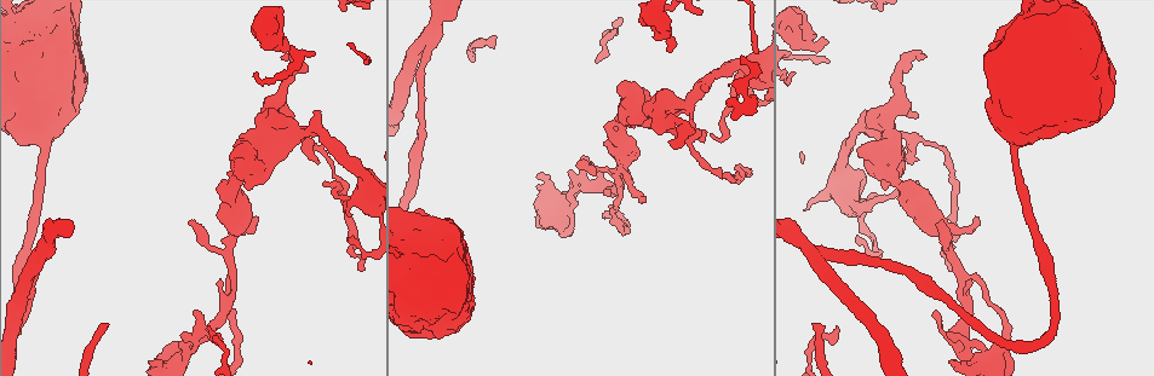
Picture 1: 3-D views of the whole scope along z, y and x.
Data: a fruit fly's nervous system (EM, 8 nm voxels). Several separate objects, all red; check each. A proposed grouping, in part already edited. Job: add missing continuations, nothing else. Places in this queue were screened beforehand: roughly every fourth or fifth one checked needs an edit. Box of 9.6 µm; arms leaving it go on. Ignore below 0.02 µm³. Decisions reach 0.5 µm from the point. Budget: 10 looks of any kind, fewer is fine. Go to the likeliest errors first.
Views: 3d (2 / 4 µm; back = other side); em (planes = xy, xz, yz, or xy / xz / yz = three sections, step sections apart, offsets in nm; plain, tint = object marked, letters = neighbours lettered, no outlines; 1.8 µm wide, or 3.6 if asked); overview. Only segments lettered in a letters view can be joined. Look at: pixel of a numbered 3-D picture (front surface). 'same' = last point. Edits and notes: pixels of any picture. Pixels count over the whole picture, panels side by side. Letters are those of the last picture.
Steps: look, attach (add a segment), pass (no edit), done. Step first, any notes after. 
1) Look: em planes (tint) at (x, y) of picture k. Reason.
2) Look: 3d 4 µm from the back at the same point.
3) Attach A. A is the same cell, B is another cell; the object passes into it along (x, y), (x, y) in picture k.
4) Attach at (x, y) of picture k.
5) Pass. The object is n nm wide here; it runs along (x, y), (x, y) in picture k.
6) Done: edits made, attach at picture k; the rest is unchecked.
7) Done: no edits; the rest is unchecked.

Look: em planes (tint) at (37, 258) of picture 1. Arms part here.

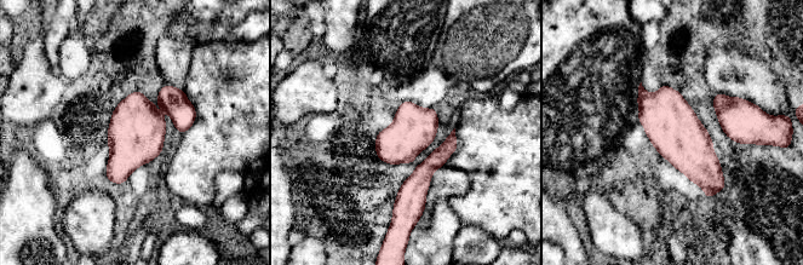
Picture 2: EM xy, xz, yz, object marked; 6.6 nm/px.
Look: em planes (letters) at the same point. What lies round it.

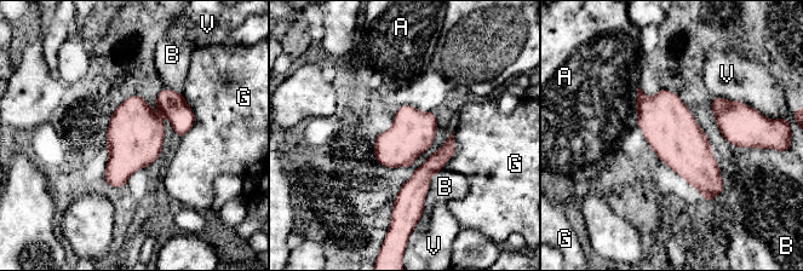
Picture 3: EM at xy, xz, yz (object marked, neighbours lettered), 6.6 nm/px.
Pass. A, B, G and V are other cells; a border runs along (182, 93), (194, 125), (181, 137) in picture 3; no lettered segment goes on from it.

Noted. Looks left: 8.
Look: 3d 4 µm at (884, 112) of picture 1.

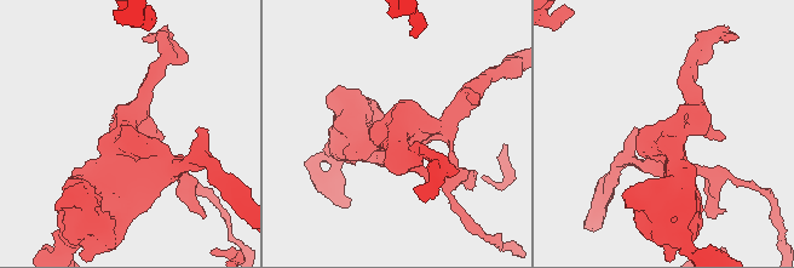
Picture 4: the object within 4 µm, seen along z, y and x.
Look: em 3.6 µm planes (tint) at (130, 130) of picture 4.

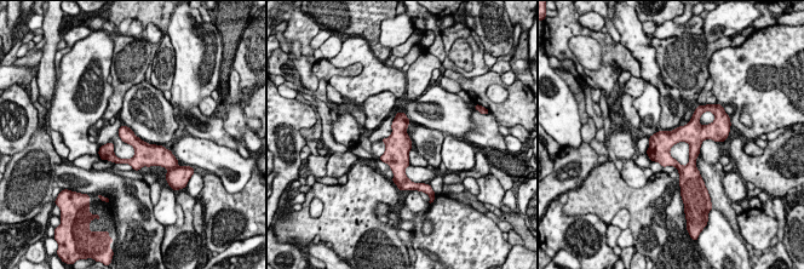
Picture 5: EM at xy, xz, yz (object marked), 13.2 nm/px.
Look: em 3.6 µm planes (letters) at the same point.

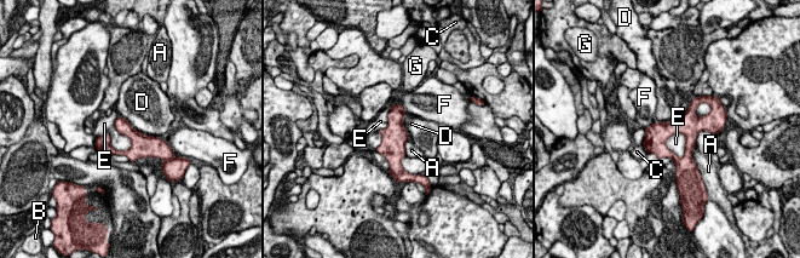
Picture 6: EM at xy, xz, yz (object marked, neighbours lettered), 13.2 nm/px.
Pass. The longest contact is with D, 600 nm; A, B, C, D, E, F and G are other cells; a border runs along (120, 115), (142, 133), (159, 137) in picture 6; none of them fits.

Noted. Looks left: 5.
Look: em planes (letters) at (171, 347) of picture 1. Calibre changes.

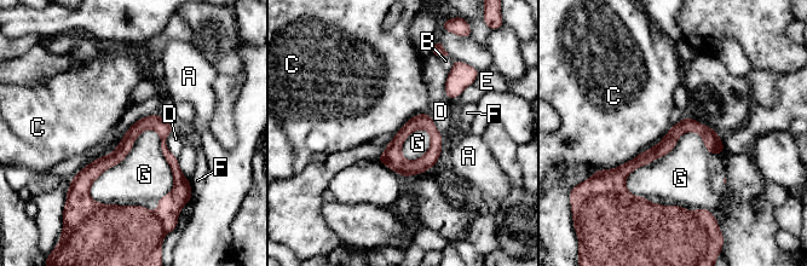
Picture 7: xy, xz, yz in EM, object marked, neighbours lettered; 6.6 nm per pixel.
Pass. A, B, C, D, E, F and G are other cells; none of them fits.

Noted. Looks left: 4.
Look: em xz step 16 (letters) at (671, 30) of picture 1. Free end.

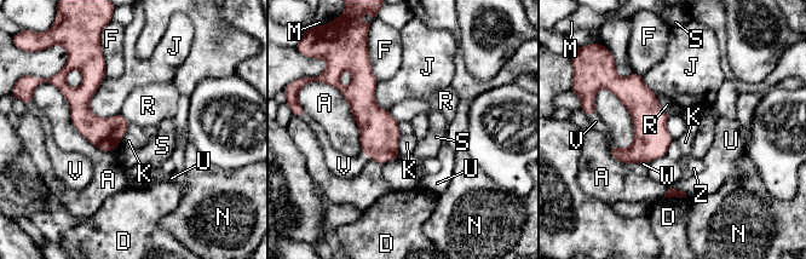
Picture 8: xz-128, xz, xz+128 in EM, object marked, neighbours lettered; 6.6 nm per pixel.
Look: em planes (letters) at the same point. Cut it another way.

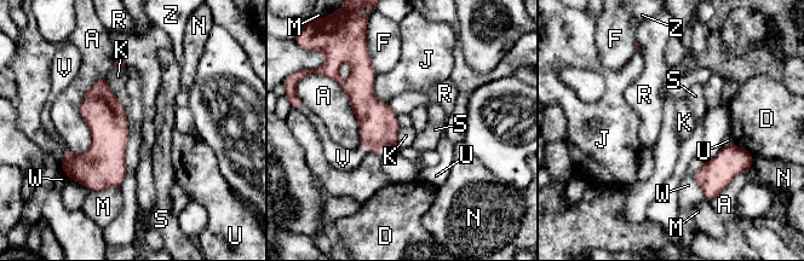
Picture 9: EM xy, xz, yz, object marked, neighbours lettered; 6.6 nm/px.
Attach V. V is the same cell, A, D, F, J, K, M, N, R, S, U, W and Z are other cells; the neuron continues.

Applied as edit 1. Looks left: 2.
Done: edits made, attach at picture 9; the rest is unchecked.

